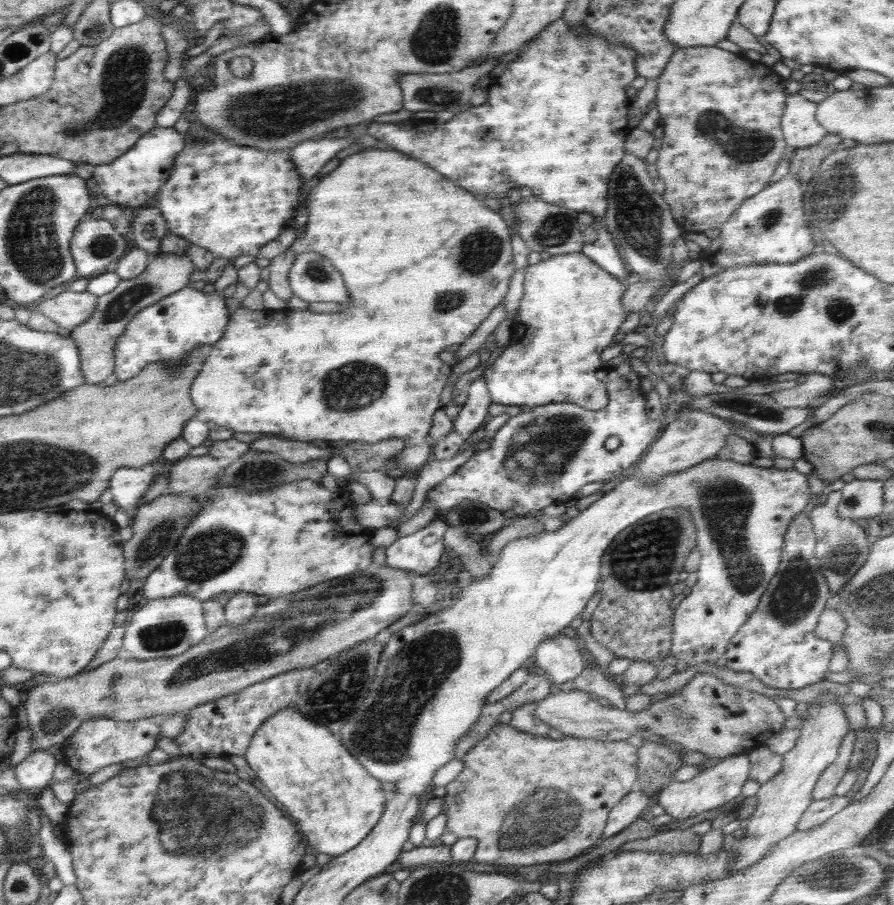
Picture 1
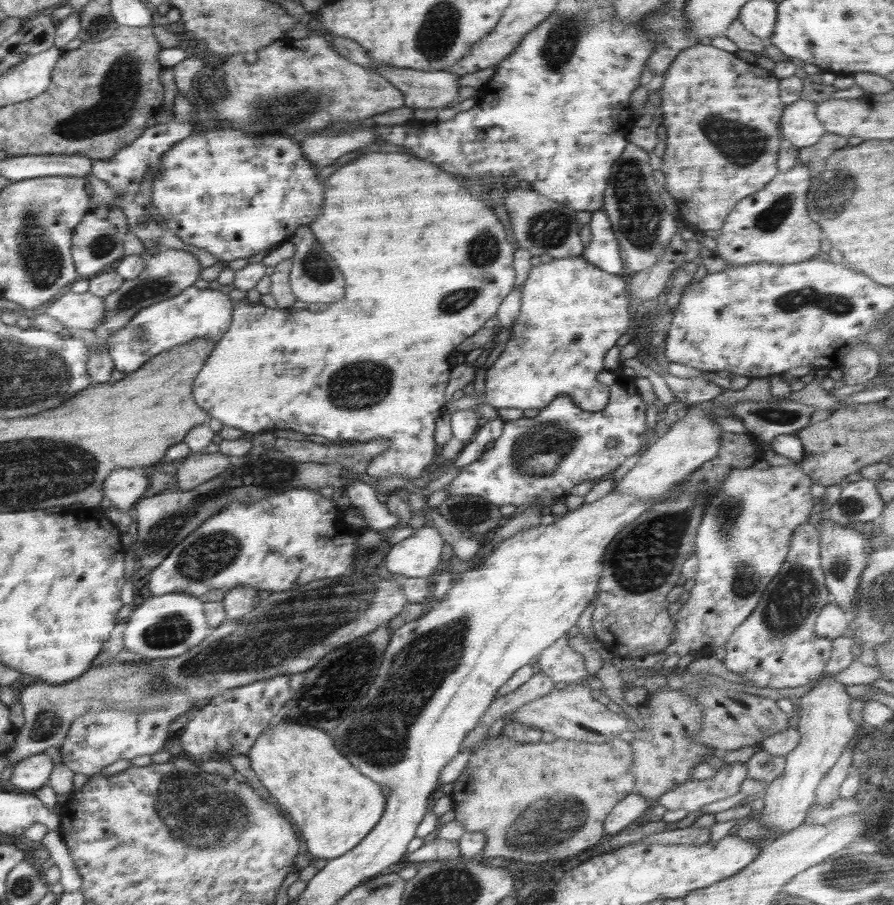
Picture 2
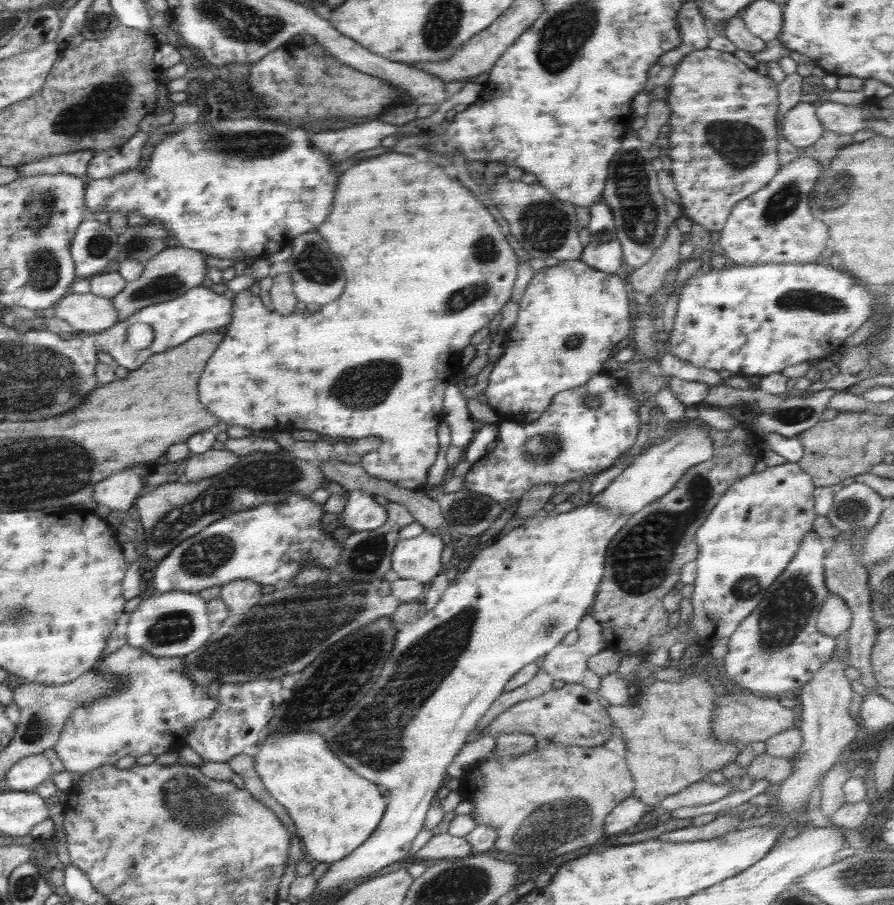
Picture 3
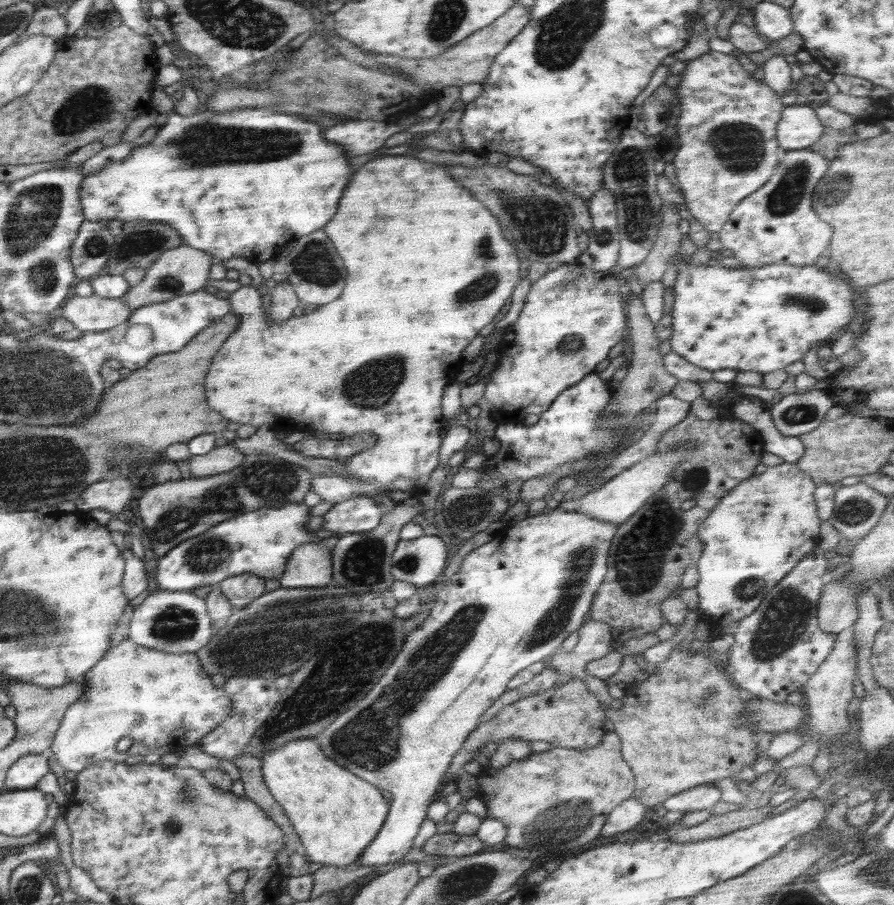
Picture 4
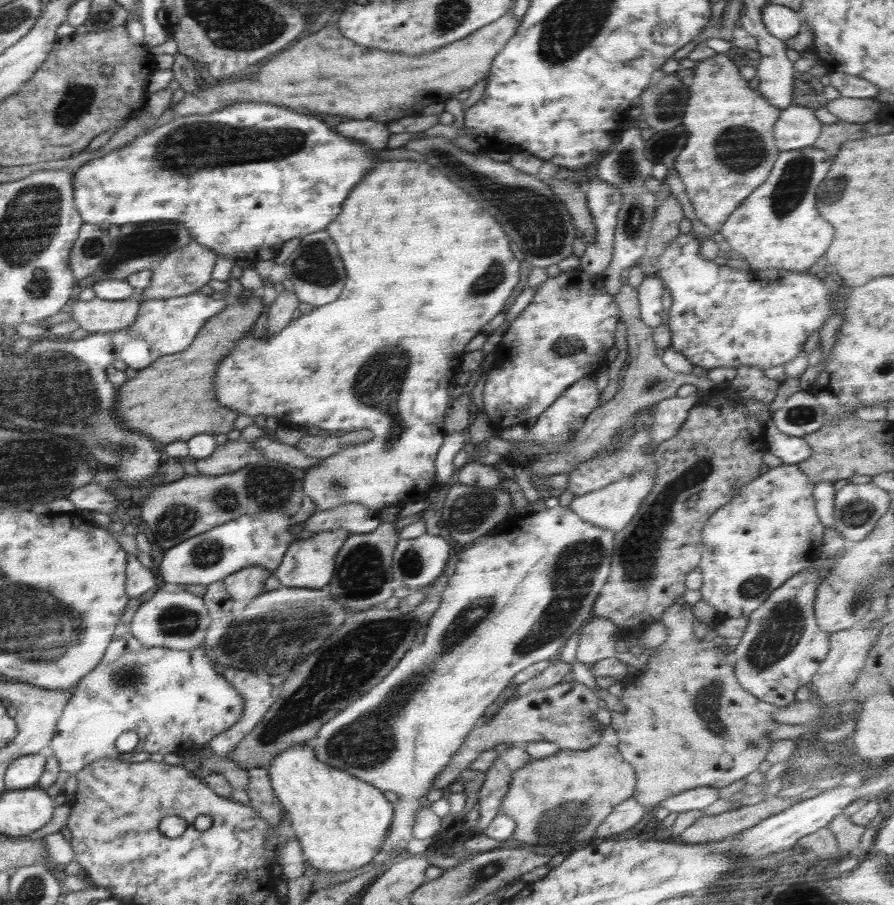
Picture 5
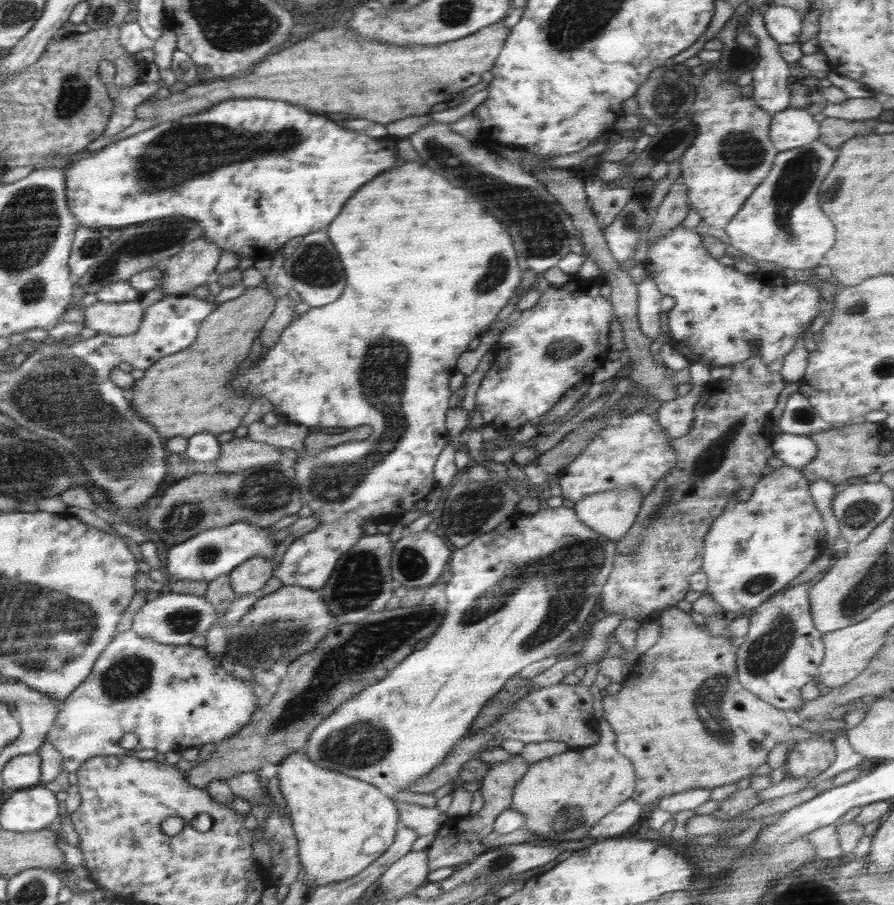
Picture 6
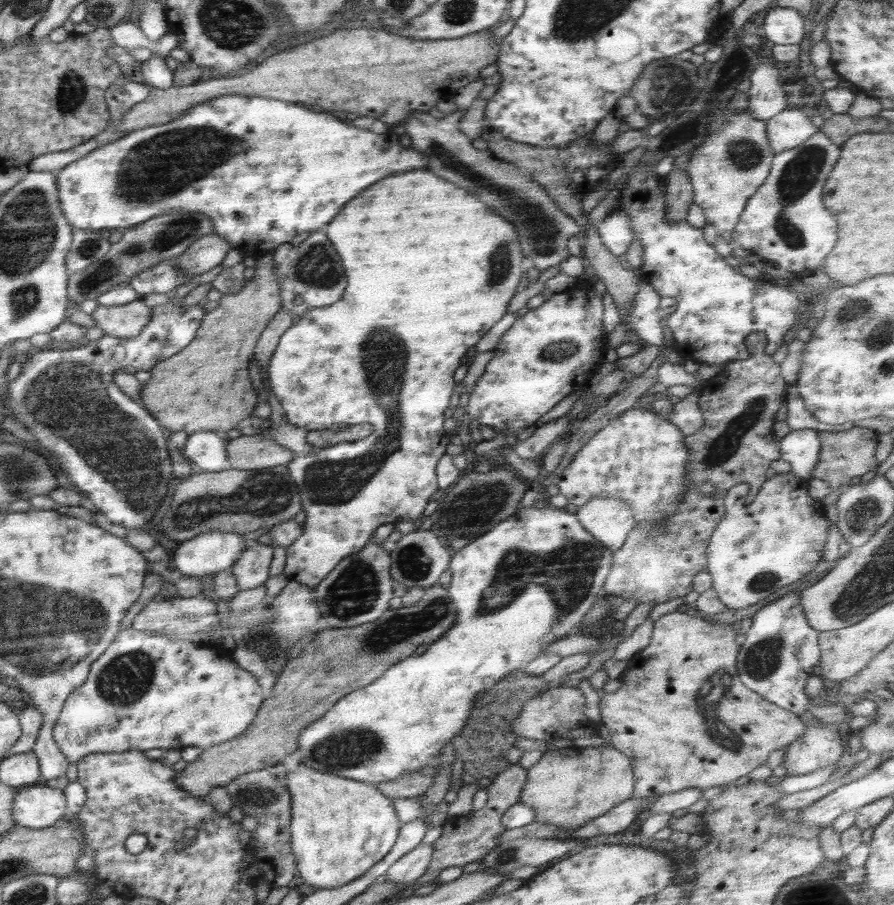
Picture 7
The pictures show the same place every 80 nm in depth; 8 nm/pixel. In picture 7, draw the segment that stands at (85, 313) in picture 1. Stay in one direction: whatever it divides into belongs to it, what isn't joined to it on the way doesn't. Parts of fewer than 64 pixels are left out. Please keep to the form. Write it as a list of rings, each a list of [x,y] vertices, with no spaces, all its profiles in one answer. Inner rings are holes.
[[[141,297],[135,303],[119,307],[97,305],[91,314],[96,327],[102,329],[105,335],[132,338],[142,332],[144,326],[152,320],[152,308],[144,304]]]

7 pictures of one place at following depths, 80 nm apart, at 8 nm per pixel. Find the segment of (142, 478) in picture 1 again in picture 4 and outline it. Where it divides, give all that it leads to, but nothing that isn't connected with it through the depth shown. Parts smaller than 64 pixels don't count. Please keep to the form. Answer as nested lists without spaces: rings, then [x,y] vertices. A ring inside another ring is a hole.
[[[118,475],[114,479],[92,484],[92,488],[85,490],[74,502],[80,508],[80,512],[89,512],[98,508],[120,516],[124,506],[133,498],[133,493],[139,491],[134,487],[132,480]]]

